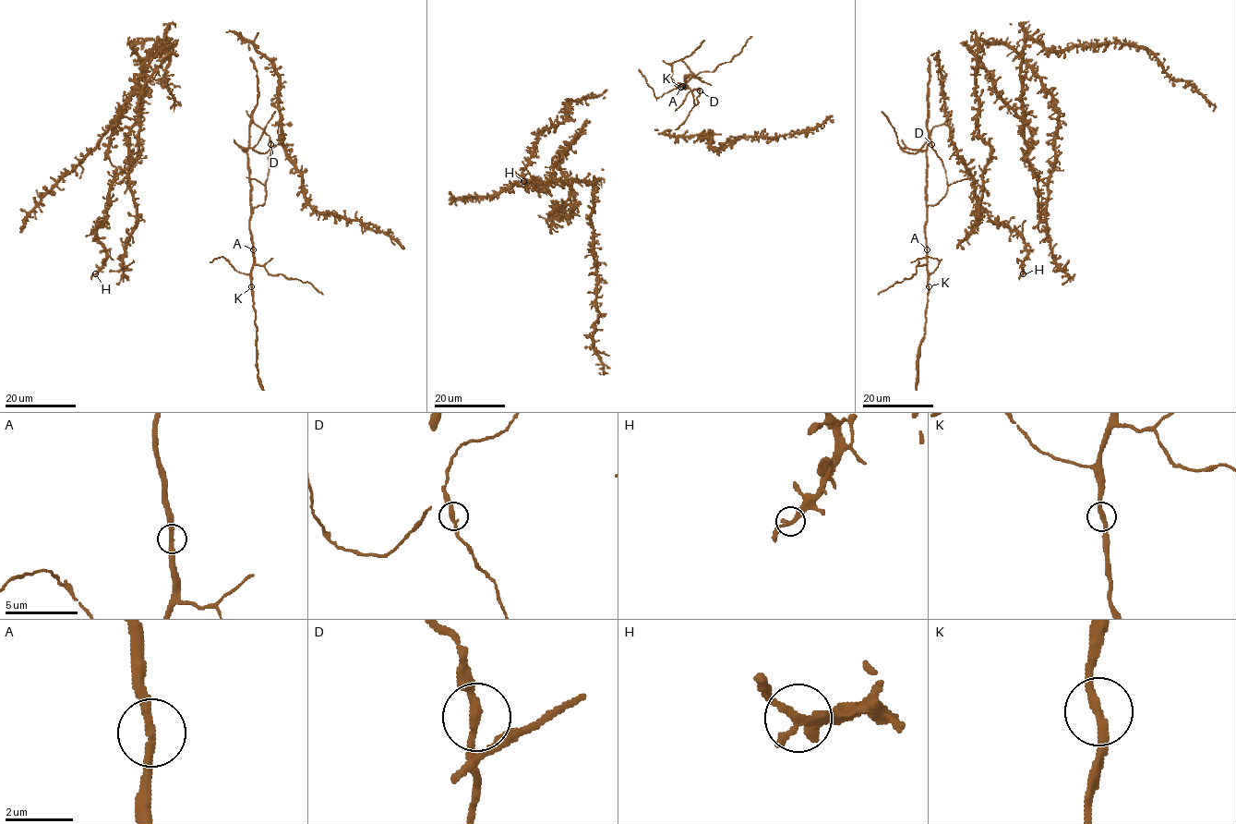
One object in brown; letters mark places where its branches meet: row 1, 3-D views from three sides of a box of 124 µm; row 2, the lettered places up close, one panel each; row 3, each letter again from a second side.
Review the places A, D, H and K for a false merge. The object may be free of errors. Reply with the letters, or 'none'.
none

